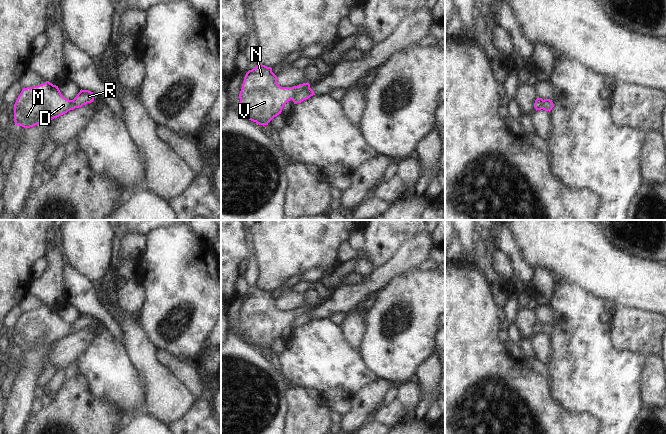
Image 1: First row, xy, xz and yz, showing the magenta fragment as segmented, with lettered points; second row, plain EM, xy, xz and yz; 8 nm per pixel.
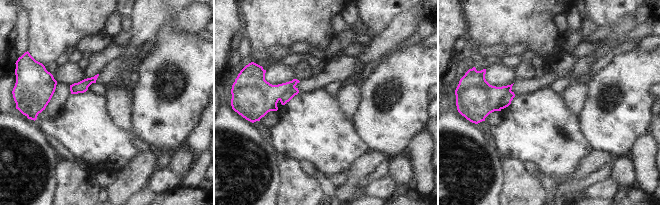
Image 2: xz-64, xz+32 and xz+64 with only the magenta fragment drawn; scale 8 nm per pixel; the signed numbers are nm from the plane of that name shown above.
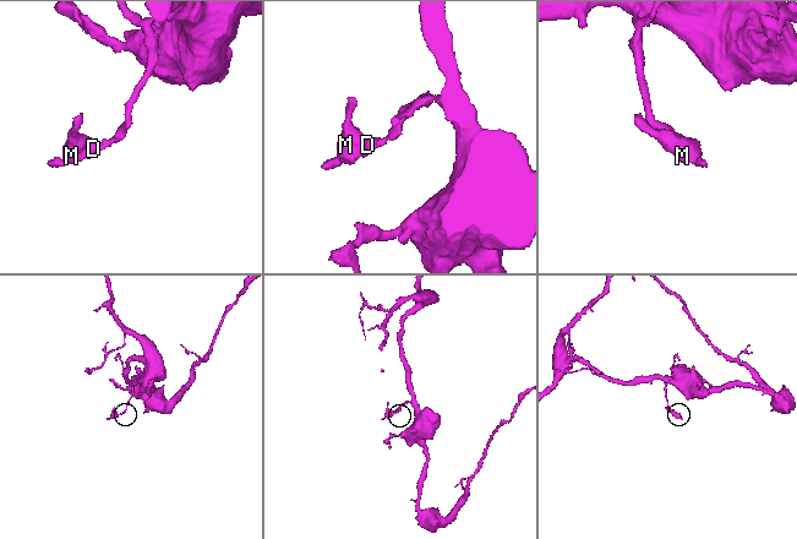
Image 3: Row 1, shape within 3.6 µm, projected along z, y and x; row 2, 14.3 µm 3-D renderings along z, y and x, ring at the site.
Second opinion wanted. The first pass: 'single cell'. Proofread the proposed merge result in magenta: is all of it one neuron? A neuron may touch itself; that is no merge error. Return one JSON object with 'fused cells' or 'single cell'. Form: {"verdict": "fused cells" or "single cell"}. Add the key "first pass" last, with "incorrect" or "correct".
{"verdict": "fused cells", "first pass": "incorrect"}

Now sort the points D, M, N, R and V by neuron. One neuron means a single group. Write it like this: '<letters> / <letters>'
D M N V / R

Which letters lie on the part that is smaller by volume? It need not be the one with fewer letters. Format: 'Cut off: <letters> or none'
Cut off: D, M, N, V

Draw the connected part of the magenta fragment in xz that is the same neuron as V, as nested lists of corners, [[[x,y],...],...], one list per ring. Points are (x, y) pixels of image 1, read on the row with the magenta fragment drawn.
[[[258,63],[244,77],[238,110],[249,120],[259,125],[268,125],[274,117],[281,114],[288,101],[300,91],[309,88],[308,82],[293,87],[281,87],[272,68]]]

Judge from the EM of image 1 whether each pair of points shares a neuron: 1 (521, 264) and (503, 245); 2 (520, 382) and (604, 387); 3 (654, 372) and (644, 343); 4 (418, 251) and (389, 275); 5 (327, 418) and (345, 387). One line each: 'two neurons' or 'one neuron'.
1: one neuron
2: two neurons
3: two neurons
4: one neuron
5: two neurons

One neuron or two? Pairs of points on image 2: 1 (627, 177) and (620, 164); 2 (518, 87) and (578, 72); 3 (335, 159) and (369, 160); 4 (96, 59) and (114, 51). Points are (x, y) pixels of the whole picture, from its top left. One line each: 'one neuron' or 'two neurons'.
1: one neuron
2: two neurons
3: two neurons
4: one neuron

